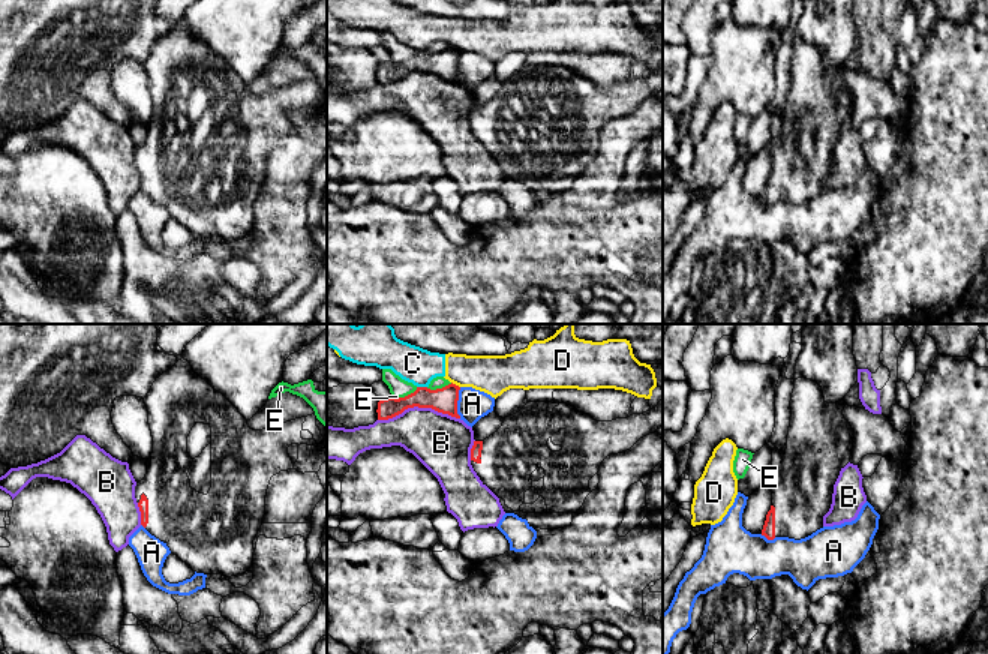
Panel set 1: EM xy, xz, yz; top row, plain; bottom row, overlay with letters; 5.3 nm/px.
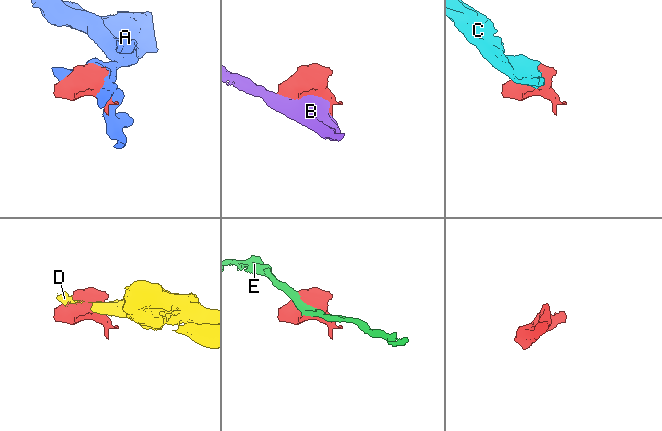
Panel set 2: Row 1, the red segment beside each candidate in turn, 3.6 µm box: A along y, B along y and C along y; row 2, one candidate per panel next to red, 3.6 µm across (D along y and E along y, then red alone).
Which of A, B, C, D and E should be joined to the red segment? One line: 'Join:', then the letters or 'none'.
Join: none

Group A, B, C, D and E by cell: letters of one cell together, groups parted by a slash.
A / B / C D / E

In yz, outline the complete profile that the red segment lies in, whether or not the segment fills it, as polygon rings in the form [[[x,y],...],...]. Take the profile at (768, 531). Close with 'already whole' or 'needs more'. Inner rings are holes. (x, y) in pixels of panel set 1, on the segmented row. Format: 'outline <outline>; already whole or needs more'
outline [[[795,380],[787,448],[780,452],[771,441],[768,442],[772,452],[772,506],[762,530],[762,536],[768,540],[775,537],[801,540],[823,528],[823,516],[832,504],[834,484],[840,471],[850,462],[853,448],[855,432],[843,416],[844,406],[844,399],[828,404],[816,381]]]; needs more

